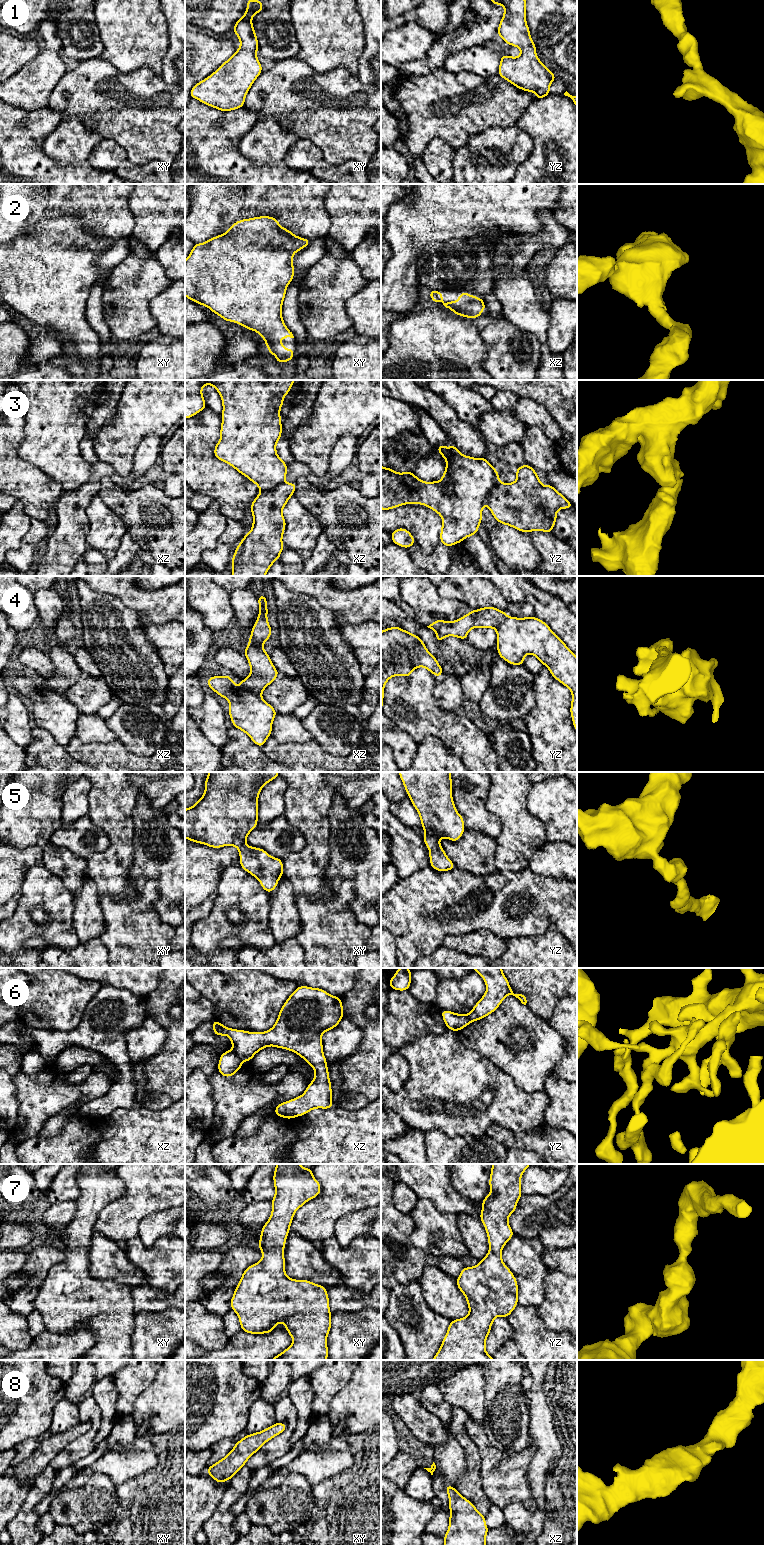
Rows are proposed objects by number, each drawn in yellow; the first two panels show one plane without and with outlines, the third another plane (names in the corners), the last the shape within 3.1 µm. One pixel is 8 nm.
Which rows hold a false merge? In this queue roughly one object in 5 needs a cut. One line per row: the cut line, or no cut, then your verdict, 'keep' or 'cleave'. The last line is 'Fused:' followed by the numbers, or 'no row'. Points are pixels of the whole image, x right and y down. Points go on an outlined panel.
1: cut none; keep
2: cut none; keep
3: cut xz (283, 480), (274, 488), (260, 492); cleave
4: cut xz (238, 687), (241, 690), (250, 691), (259, 696); cleave
5: cut none; keep
6: cut none; keep
7: cut none; keep
8: cut none; keep
Fused: 3, 4

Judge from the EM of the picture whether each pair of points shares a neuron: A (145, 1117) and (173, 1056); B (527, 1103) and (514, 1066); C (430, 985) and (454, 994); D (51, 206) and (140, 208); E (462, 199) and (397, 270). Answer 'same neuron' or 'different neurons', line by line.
A: different neurons
B: different neurons
C: different neurons
D: different neurons
E: same neuron

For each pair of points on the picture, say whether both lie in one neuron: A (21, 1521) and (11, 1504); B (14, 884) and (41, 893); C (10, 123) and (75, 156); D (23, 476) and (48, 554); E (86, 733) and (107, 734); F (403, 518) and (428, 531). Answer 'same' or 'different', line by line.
A: different
B: different
C: different
D: different
E: same
F: same

